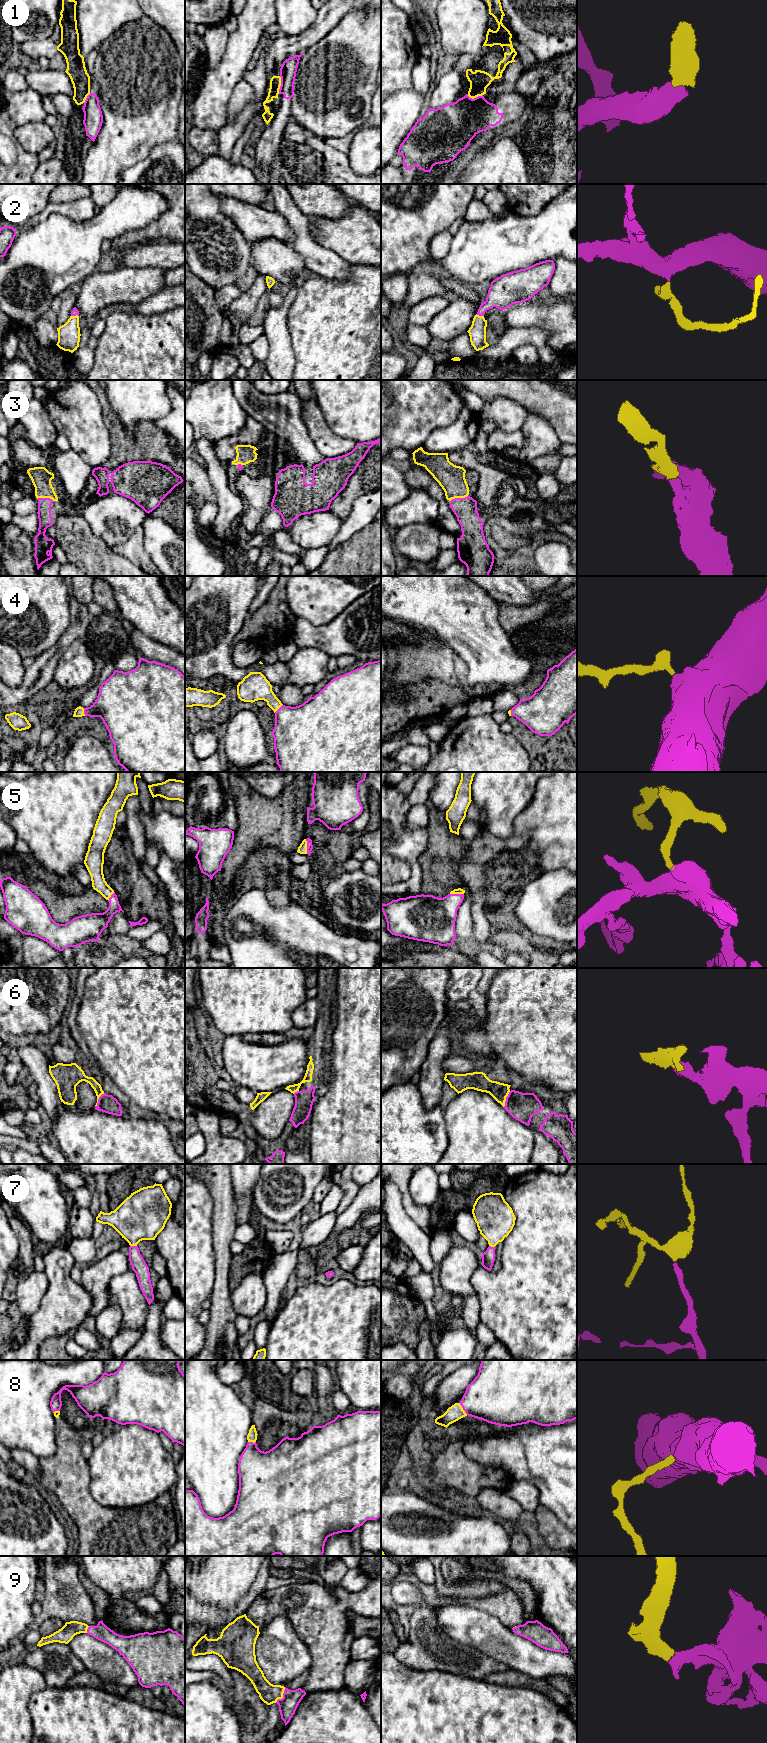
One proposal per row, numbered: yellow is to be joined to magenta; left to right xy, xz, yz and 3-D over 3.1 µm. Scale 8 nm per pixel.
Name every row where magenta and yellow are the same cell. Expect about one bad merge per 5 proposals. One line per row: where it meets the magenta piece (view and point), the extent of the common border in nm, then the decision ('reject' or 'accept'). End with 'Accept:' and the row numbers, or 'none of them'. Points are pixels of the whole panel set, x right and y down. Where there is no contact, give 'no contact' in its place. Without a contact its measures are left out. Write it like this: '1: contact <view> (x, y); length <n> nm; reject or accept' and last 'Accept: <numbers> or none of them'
1: contact xz (281, 85); length 140 nm; reject
2: contact yz (480, 315); length 70 nm; accept
3: contact yz (458, 498); length 150 nm; accept
4: contact xz (279, 708); length 100 nm; accept
5: contact xz (307, 846); length 120 nm; accept
6: contact yz (506, 1099); length 140 nm; accept
7: contact xy (133, 1246); length 60 nm; accept
8: contact yz (463, 1409); length 120 nm; accept
9: contact xz (283, 1695); length 140 nm; accept
Accept: 2, 3, 4, 5, 6, 7, 8, 9

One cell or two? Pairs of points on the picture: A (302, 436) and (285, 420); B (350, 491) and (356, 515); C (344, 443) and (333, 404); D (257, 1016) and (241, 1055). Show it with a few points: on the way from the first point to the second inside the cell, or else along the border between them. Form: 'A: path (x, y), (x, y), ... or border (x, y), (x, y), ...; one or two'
A: path (298, 433), (289, 424); one
B: border (370, 492), (355, 498), (350, 513), (343, 520); two
C: border (325, 420), (334, 433), (357, 442); two
D: border (240, 1035), (226, 1036); two

